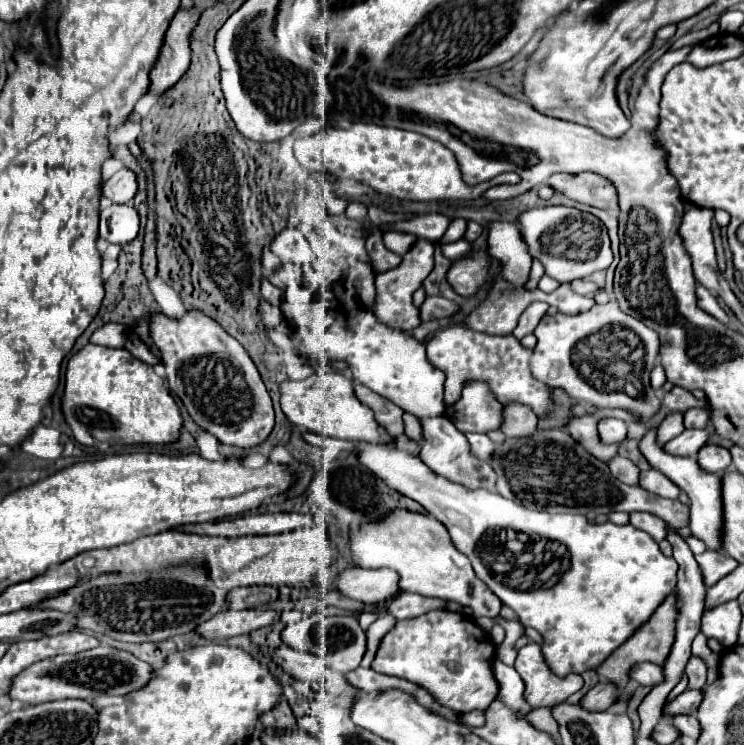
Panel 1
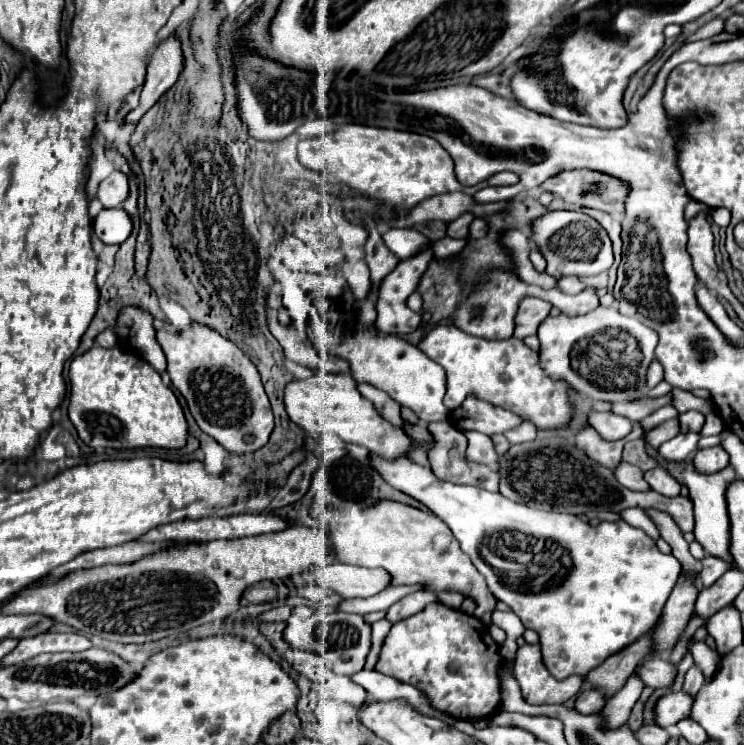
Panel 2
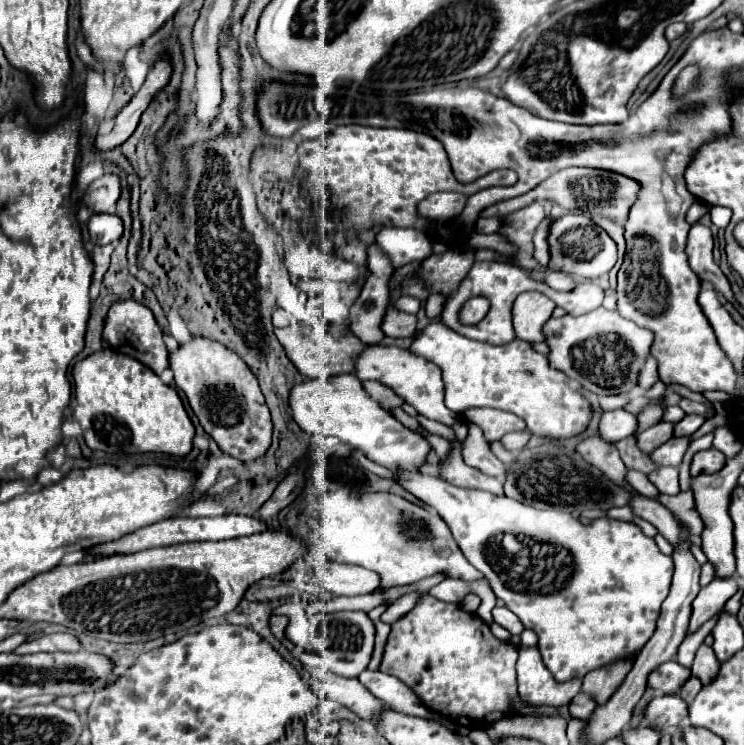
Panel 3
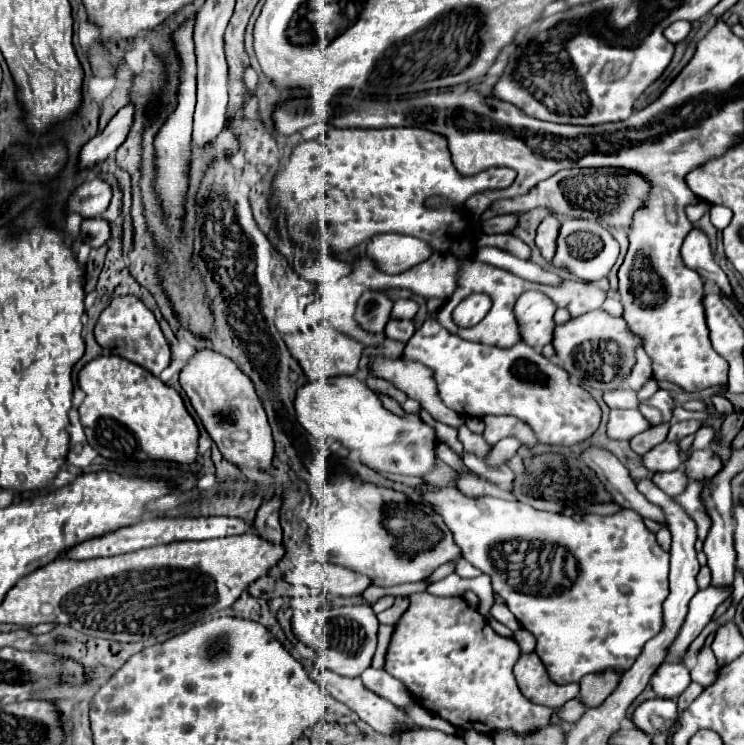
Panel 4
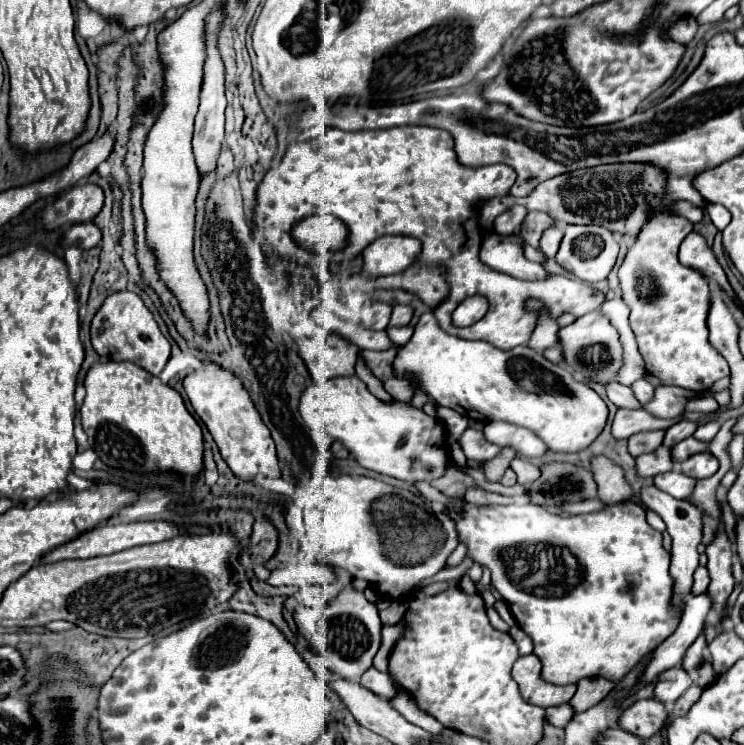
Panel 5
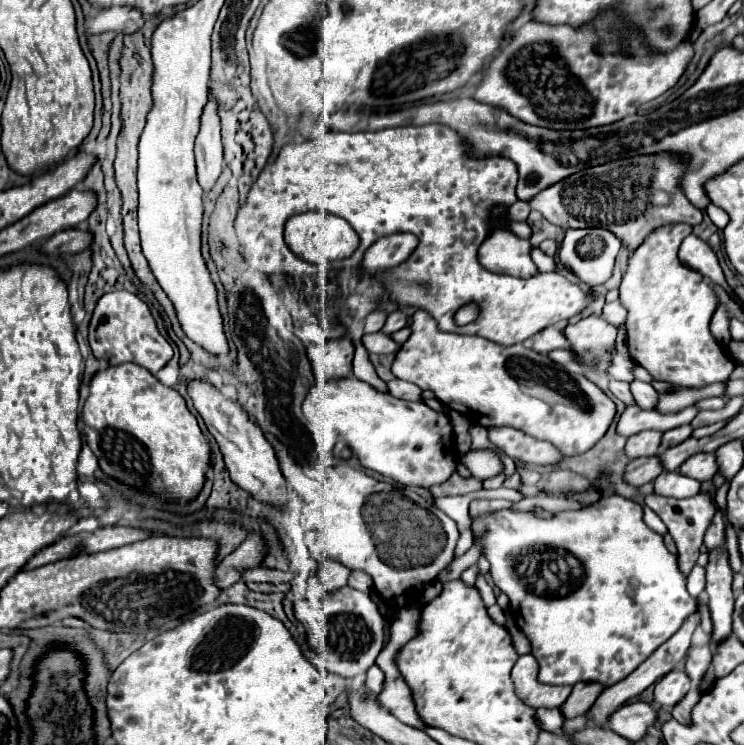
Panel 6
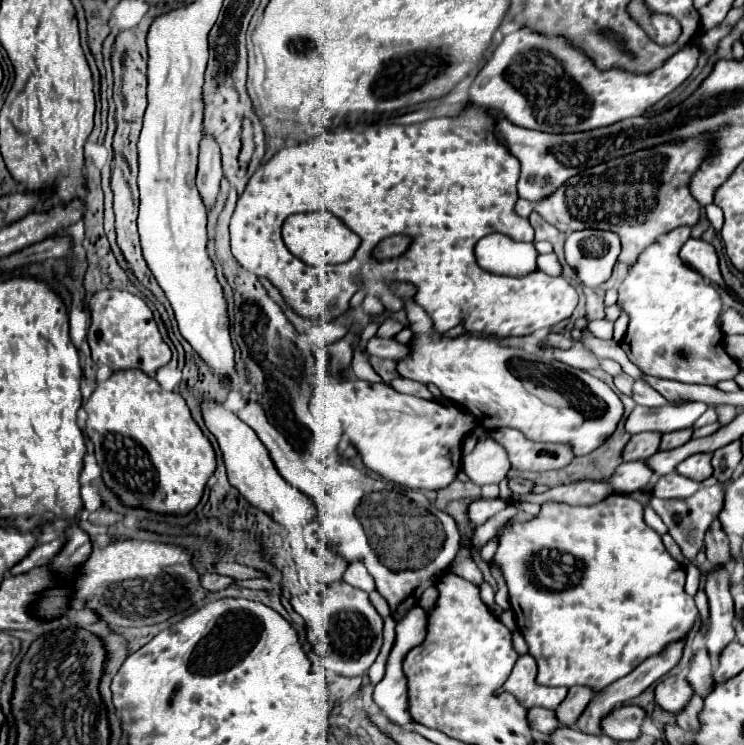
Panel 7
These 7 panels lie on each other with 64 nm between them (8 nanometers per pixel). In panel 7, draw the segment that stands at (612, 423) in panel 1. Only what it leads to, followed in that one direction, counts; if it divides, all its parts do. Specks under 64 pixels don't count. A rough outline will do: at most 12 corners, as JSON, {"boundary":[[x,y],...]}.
{"boundary":[[704,402],[660,408],[636,406],[628,434],[692,428]]}

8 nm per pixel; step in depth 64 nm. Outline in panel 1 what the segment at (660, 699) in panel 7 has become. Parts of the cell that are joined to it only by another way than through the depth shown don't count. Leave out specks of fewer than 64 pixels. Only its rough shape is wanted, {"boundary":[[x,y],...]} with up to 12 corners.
{"boundary":[[640,662],[630,668],[630,678],[642,686],[656,686],[662,666]]}

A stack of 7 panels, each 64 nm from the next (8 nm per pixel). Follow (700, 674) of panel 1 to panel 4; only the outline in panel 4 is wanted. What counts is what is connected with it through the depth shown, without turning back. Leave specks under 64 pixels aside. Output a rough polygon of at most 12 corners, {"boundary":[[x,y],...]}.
{"boundary":[[692,682],[678,698],[680,712],[692,704],[702,692],[698,682]]}

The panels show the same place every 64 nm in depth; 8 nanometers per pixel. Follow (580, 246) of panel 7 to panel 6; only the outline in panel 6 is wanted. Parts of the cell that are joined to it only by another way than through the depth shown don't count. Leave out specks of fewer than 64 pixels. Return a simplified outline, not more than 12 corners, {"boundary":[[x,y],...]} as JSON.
{"boundary":[[604,228],[566,230],[558,258],[582,282],[612,276],[620,240]]}

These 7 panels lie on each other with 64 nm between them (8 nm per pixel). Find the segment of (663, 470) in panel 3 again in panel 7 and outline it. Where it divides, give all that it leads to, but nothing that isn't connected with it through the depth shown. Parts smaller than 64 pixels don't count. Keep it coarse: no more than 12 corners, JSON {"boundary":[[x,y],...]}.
{"boundary":[[670,472],[658,478],[656,498],[690,498],[700,484]]}

